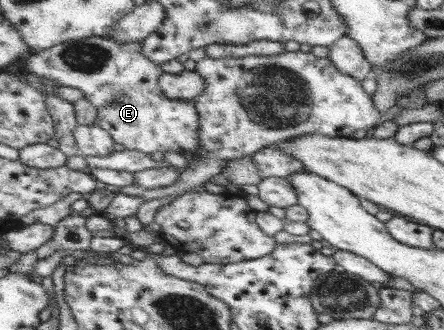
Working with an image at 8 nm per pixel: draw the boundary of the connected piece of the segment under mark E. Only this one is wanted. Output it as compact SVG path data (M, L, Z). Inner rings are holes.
M91 36L86 39L67 41L53 48L38 51L18 63L21 73L31 73L65 87L76 87L85 93L86 98L98 109L95 124L108 131L113 139L125 149L143 151L149 155L157 151L190 151L193 156L202 149L199 130L200 113L192 100L176 100L166 96L159 80L164 76L161 67L143 54L143 43L119 43L115 40Z

